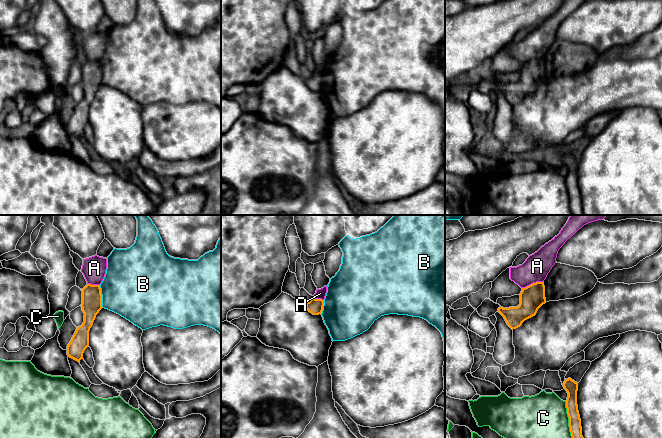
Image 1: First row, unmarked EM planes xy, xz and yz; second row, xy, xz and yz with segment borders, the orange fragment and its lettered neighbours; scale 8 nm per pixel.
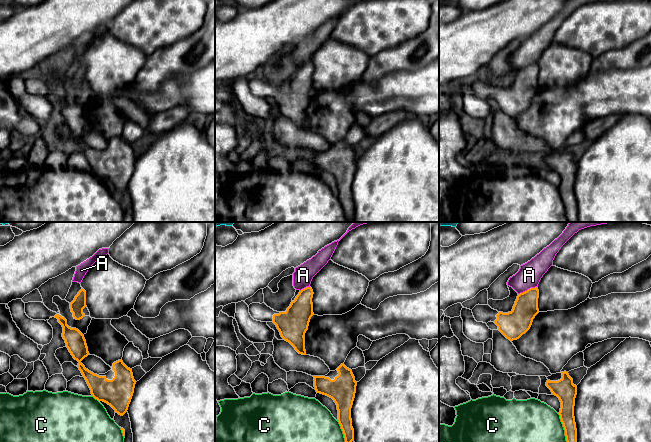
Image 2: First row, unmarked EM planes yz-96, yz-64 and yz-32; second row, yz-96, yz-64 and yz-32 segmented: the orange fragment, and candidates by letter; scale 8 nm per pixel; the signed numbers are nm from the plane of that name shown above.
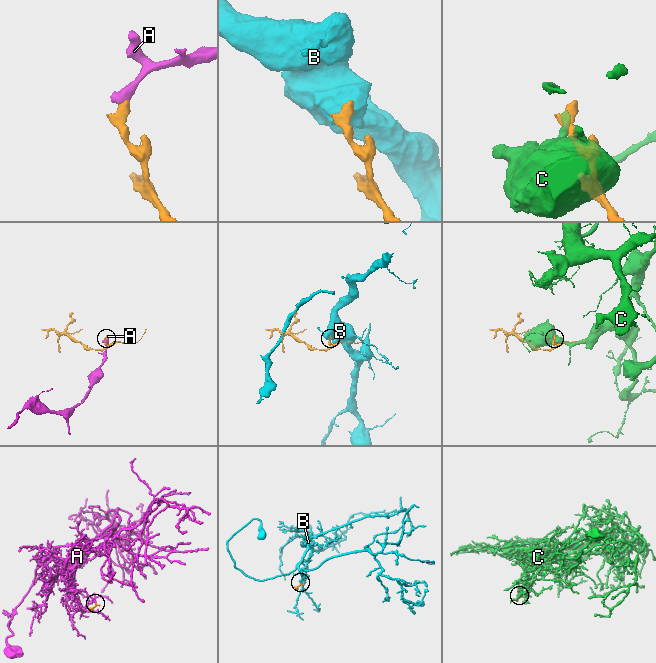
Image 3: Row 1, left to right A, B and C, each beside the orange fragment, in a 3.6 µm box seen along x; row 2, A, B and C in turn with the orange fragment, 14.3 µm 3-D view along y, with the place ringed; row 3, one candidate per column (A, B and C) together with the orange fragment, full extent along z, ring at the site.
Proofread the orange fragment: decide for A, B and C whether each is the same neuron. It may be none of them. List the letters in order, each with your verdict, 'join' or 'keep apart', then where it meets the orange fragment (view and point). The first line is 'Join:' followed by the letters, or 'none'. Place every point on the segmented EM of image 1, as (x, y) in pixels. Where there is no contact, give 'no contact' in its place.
Join: none
A: keep apart; contact yz (533, 283)
B: keep apart; contact xy (101, 296)
C: keep apart; contact yz (569, 419)

